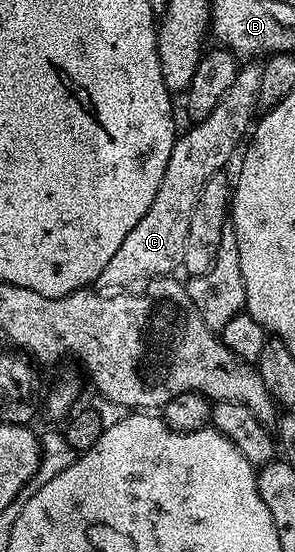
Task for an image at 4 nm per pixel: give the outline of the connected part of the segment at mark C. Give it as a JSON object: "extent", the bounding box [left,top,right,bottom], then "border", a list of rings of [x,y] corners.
{"extent":[96,65,263,288],"border":[[[242,65],[237,71],[231,88],[227,88],[227,92],[223,92],[223,100],[219,100],[219,104],[215,104],[215,108],[211,108],[211,112],[206,118],[194,121],[193,127],[186,134],[184,131],[178,137],[177,143],[171,148],[171,160],[167,160],[167,172],[163,172],[163,184],[159,184],[159,188],[155,192],[155,200],[151,200],[151,208],[147,208],[147,216],[143,216],[143,220],[139,220],[139,224],[135,224],[135,228],[131,228],[131,232],[127,232],[127,240],[123,240],[123,244],[119,244],[119,252],[115,252],[115,256],[111,256],[111,260],[107,260],[107,268],[103,268],[103,272],[96,280],[98,287],[129,288],[134,284],[144,283],[150,278],[172,275],[173,269],[181,266],[183,248],[187,244],[187,228],[191,228],[191,212],[195,212],[199,192],[203,192],[203,184],[207,184],[207,180],[211,180],[211,176],[222,173],[226,169],[225,165],[232,160],[233,153],[235,153],[235,158],[239,147],[246,141],[251,130],[251,123],[255,118],[253,112],[256,109],[258,111],[259,108],[257,97],[262,80],[263,72],[260,65]]]}

